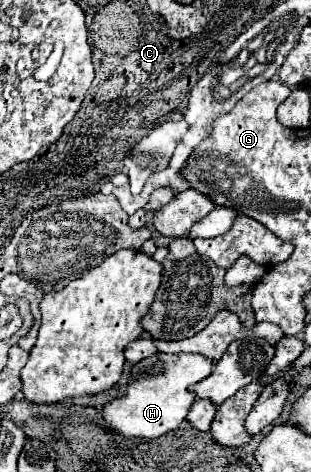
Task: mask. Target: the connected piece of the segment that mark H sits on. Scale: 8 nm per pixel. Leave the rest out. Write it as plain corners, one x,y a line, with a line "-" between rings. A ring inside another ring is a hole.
163,354
145,358
131,368
127,390
121,398
115,398
103,406
105,426
127,438
159,438
171,430
177,430
185,420
195,394
187,388
213,370
213,362
201,354

